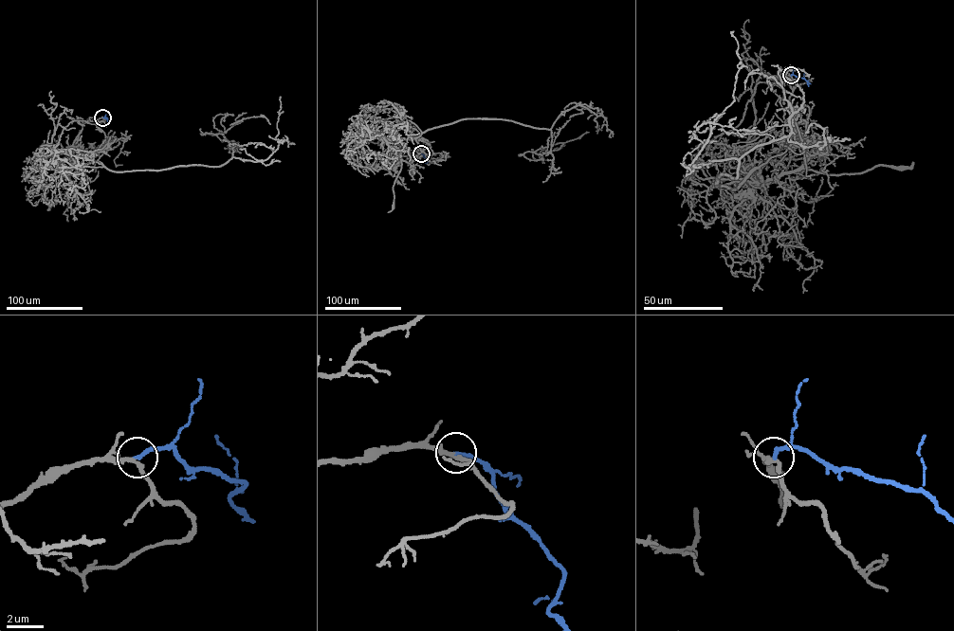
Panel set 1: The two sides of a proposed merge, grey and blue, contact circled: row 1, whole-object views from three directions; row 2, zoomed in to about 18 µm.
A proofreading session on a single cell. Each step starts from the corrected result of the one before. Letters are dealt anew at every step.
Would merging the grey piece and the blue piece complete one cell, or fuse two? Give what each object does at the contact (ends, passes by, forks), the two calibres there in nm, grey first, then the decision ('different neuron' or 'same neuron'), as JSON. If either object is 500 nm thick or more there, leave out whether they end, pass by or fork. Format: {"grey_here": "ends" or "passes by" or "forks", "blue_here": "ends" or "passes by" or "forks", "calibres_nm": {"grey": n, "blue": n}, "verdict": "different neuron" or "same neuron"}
{"grey_here": "passes by", "blue_here": "ends", "calibres_nm": {"grey": 240, "blue": 240}, "verdict": "same neuron"}

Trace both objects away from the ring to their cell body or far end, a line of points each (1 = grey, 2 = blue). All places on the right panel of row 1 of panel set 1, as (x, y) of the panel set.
1: (791, 75), (802, 165), (735, 189), (717, 183), (736, 159), (688, 167), (734, 100), (733, 30)
2: (791, 75), (802, 78), (808, 86)

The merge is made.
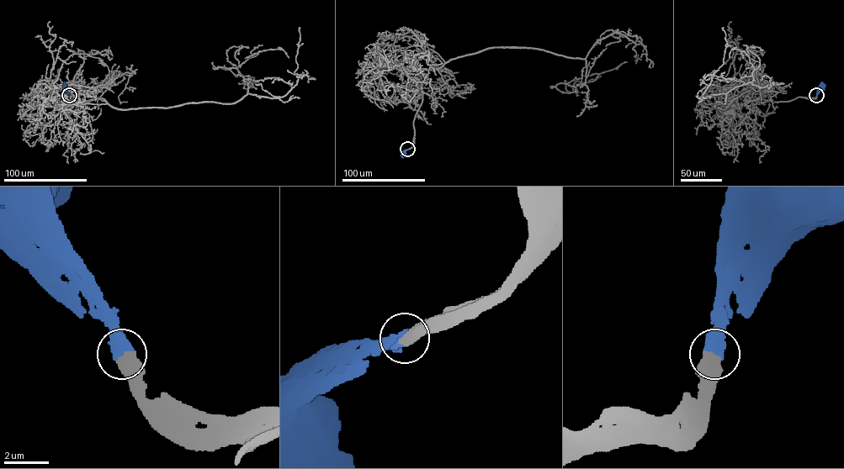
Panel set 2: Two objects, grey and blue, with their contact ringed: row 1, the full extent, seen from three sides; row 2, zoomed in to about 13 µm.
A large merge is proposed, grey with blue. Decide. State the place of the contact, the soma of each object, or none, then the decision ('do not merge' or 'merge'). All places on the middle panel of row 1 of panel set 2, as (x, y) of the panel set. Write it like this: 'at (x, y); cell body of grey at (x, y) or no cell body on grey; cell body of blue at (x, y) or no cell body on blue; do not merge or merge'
at (407, 149); no cell body on grey; cell body of blue at (404, 153); merge

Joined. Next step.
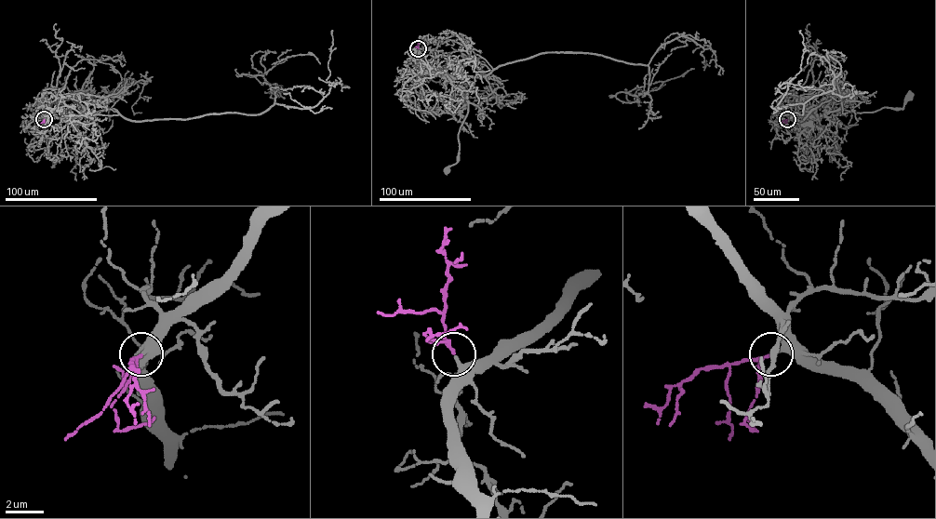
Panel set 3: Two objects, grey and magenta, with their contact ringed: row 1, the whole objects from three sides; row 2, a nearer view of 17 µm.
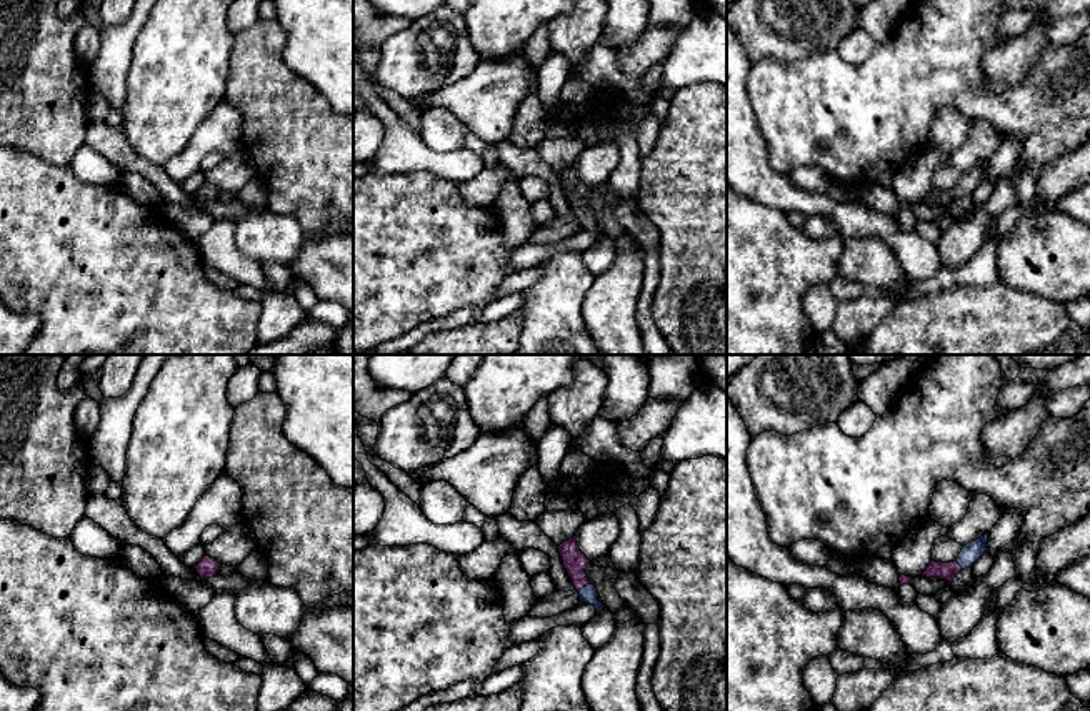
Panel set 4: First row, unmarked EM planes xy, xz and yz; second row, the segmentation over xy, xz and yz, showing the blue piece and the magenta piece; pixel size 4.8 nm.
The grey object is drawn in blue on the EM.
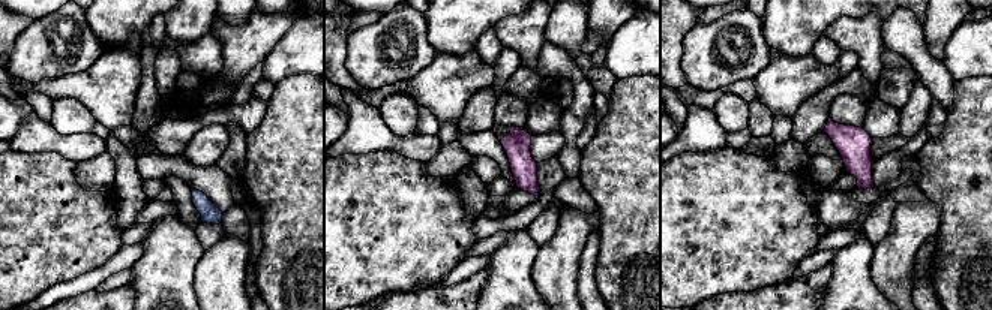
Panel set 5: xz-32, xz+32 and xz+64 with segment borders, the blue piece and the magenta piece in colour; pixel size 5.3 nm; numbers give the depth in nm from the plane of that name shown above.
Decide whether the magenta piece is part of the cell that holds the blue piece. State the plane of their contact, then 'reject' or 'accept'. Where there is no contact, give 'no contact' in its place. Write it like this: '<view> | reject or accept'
xz | accept

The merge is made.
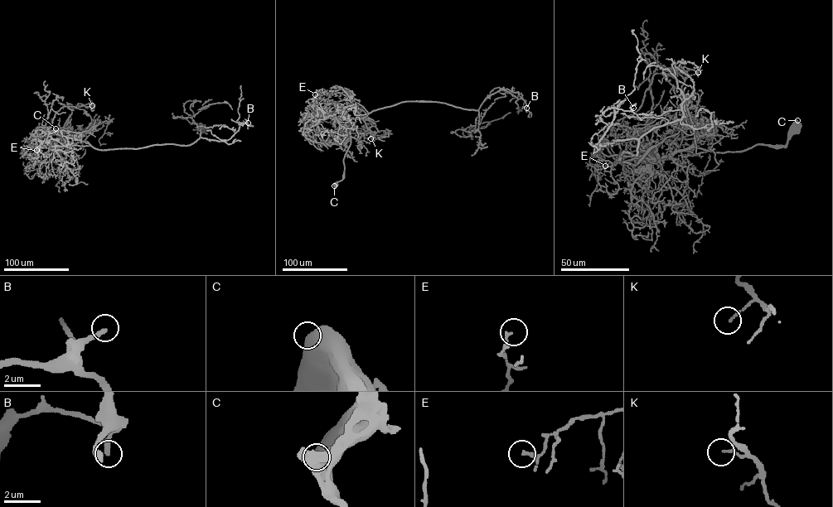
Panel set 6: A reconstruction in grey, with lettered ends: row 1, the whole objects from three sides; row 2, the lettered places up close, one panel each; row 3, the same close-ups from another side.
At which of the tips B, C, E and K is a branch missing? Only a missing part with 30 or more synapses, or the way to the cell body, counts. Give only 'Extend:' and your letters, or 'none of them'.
Extend: B

